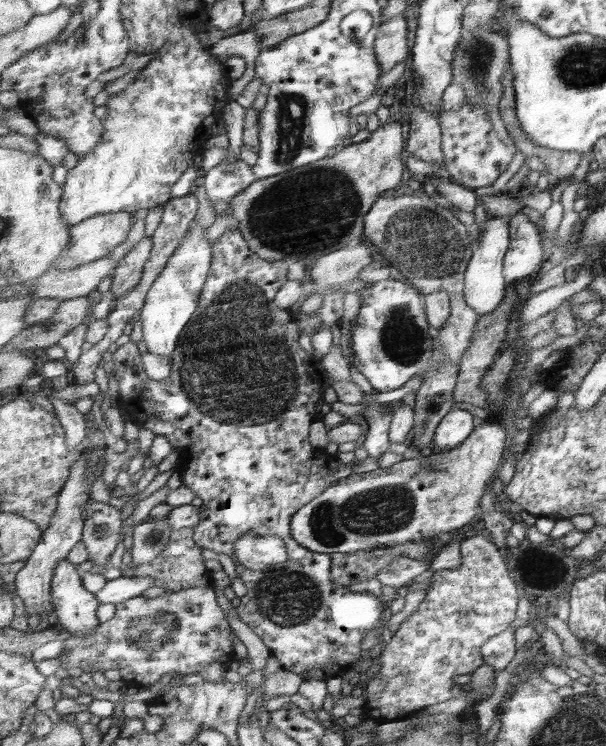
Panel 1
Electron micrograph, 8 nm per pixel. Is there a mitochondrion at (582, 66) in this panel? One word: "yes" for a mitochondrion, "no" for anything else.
yes

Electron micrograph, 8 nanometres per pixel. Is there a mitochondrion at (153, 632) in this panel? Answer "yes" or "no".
yes

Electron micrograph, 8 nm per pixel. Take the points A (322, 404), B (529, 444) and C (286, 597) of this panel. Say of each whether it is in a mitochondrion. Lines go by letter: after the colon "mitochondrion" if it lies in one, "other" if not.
A: other
B: other
C: mitochondrion

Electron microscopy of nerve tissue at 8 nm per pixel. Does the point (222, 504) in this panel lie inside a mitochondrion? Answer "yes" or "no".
no

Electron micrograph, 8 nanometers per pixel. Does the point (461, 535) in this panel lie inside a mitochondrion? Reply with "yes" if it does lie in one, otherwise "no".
no

